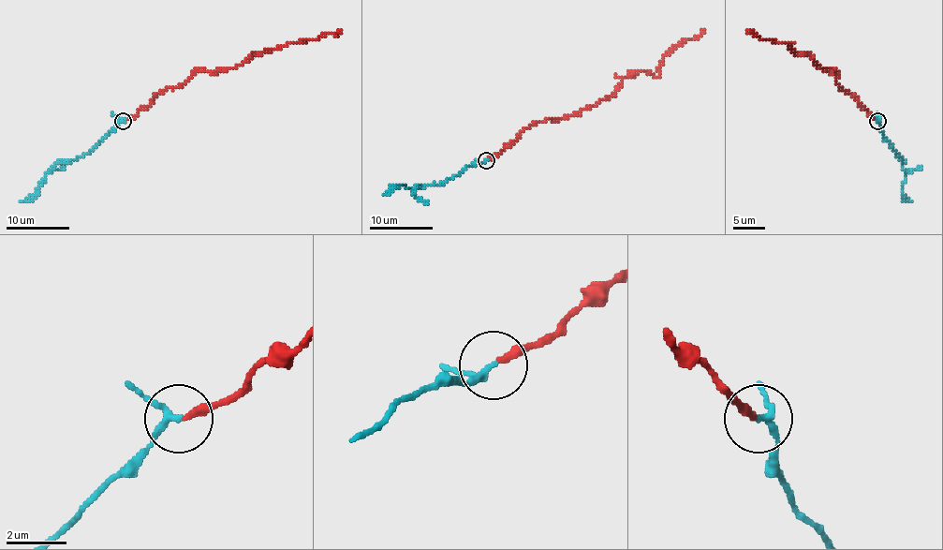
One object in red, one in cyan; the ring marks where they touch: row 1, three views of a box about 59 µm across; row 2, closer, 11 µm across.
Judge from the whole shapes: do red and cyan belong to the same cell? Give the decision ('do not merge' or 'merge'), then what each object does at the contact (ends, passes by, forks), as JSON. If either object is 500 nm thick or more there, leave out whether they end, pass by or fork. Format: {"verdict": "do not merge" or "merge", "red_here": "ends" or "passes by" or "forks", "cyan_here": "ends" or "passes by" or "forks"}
{"verdict": "merge", "red_here": "ends", "cyan_here": "passes by"}

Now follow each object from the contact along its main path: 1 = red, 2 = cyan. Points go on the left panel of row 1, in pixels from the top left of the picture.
1: (124, 121), (157, 93), (181, 86), (198, 68), (230, 68), (253, 54), (340, 31)
2: (123, 121), (80, 157), (57, 162), (46, 173), (36, 194), (21, 202)

